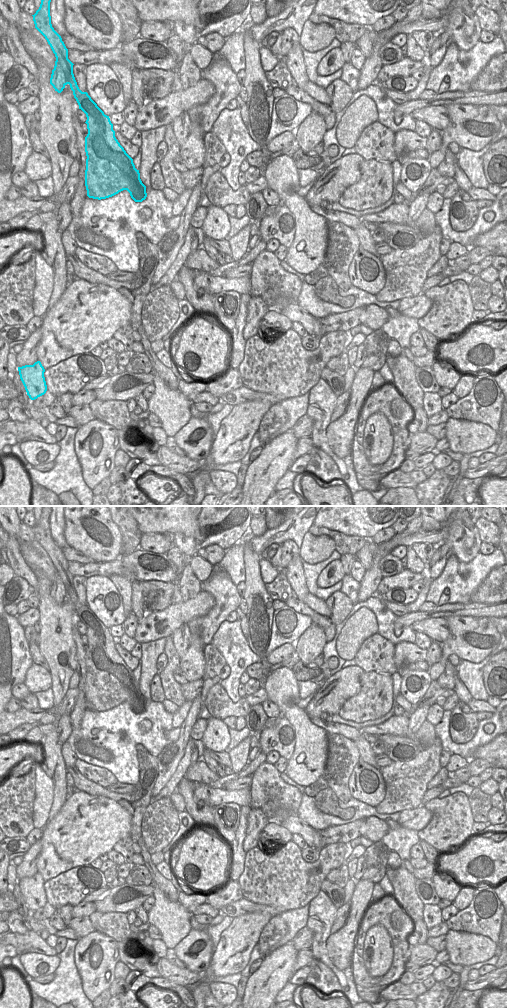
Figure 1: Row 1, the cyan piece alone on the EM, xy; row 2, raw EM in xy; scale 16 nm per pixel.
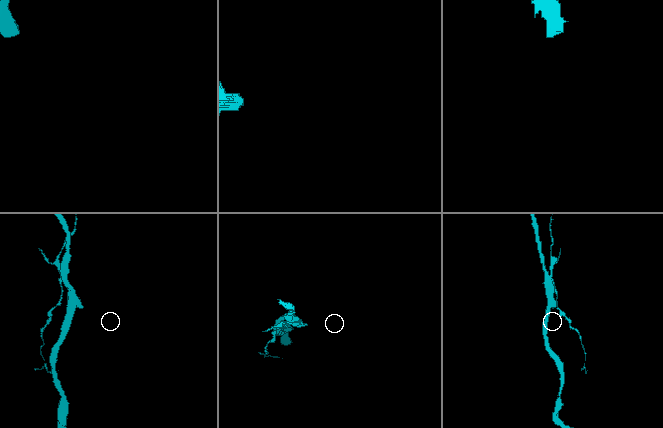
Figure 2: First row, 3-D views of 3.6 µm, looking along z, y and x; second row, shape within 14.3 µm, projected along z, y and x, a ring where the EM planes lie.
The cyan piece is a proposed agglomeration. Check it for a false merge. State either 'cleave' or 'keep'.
cleave

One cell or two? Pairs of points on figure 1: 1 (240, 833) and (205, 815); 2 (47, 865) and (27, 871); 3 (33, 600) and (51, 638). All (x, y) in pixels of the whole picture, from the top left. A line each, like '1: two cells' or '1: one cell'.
1: two cells
2: two cells
3: two cells

